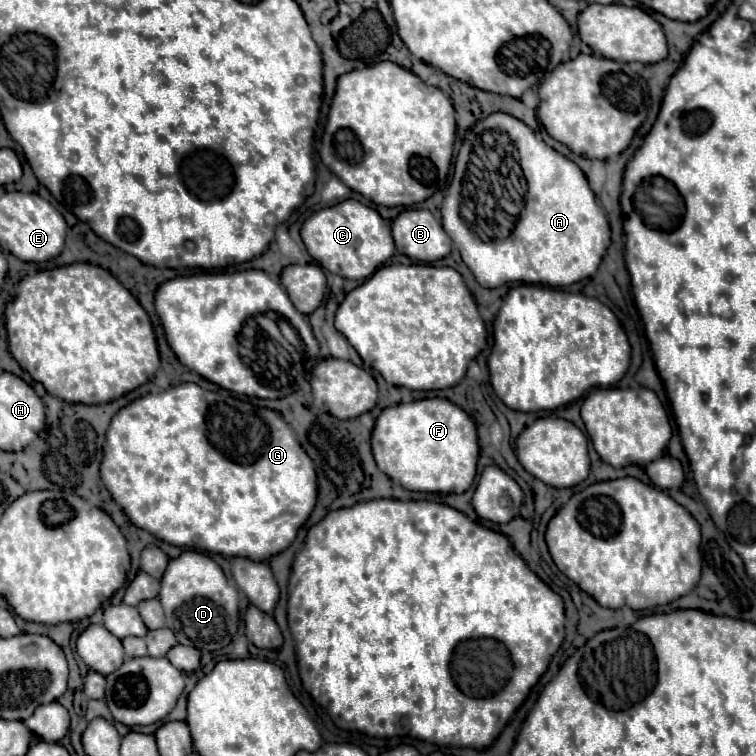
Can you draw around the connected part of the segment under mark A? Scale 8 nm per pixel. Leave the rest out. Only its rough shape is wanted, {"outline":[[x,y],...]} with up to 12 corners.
{"outline":[[524,122],[466,132],[442,226],[478,284],[570,286],[610,224]]}

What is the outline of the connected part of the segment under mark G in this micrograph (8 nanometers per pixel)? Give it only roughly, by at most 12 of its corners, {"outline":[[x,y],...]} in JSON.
{"outline":[[178,384],[102,480],[156,538],[256,562],[316,506],[284,418]]}

